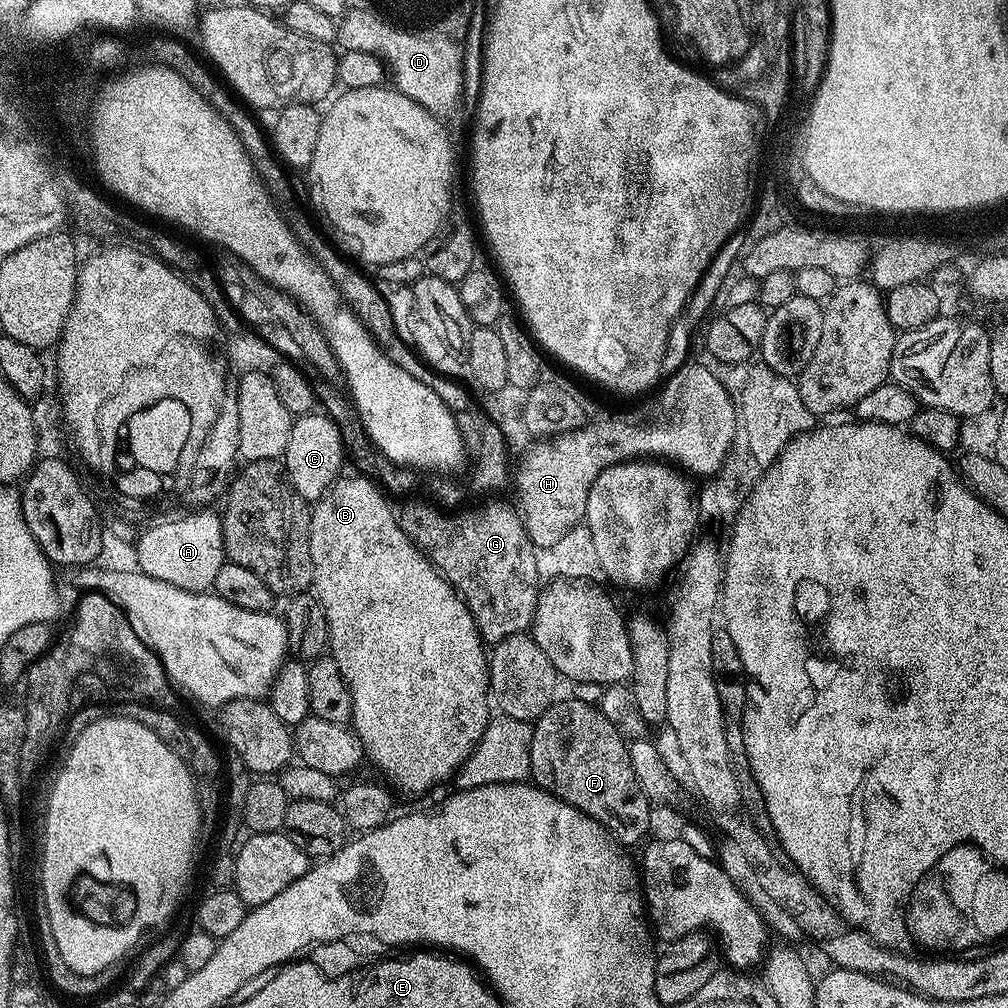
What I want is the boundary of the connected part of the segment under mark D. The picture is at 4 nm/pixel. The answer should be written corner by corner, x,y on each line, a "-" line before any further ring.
352,15
344,24
343,37
338,44
351,45
352,48
379,51
387,57
395,69
399,81
397,92
406,94
435,116
448,118
448,115
460,104
460,95
464,92
465,54
458,54
448,40
418,36
407,36
403,32
392,31
386,24
381,24
372,16

